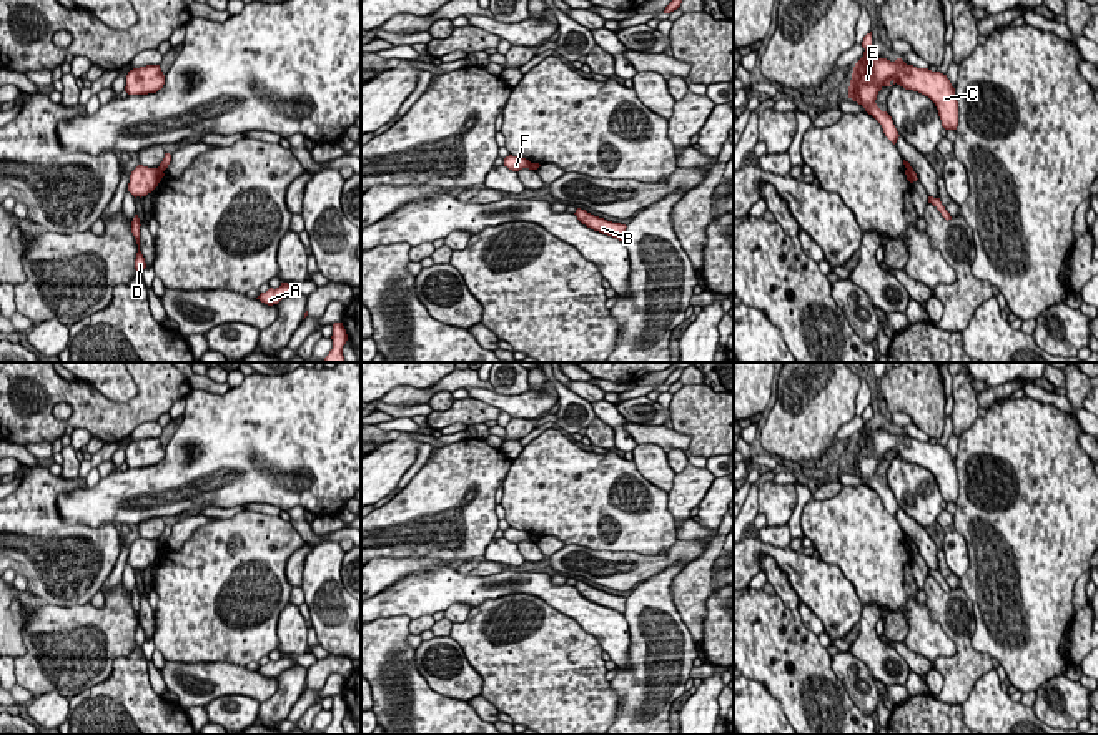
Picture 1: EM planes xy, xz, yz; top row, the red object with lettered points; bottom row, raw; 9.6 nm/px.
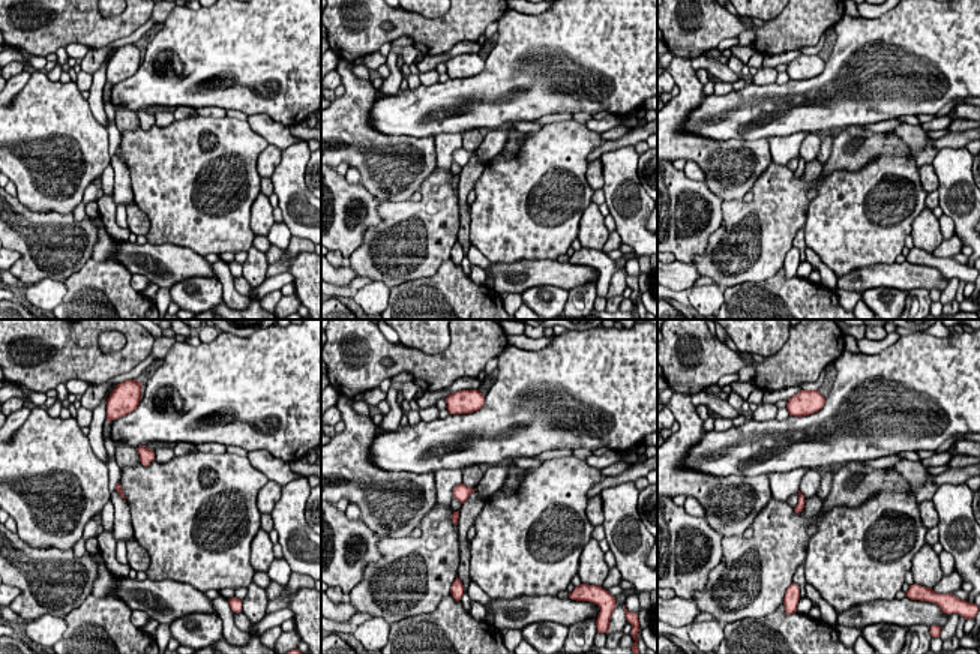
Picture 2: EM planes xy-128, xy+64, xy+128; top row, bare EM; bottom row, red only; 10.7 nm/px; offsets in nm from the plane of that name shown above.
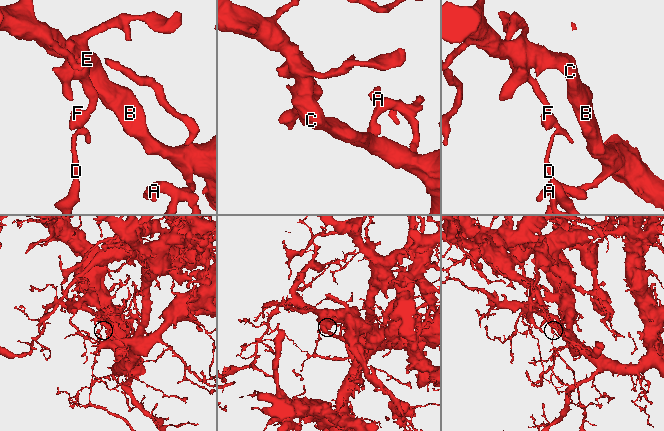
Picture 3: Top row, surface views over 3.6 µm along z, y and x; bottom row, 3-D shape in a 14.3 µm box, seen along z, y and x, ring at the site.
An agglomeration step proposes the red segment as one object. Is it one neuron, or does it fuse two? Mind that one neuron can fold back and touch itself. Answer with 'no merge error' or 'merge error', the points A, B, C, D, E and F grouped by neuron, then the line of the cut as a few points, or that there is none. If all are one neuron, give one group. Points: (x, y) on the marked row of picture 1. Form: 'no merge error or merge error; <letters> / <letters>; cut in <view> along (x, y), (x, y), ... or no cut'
merge error; A B C E / D F; cut in xz along (531, 163), (533, 168)

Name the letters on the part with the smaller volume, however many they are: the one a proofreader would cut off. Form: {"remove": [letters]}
{"remove": ["D", "F"]}

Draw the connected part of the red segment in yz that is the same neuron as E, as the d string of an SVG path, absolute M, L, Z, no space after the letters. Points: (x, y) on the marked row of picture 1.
M872 32L863 37L862 47L865 52L853 67L848 98L862 105L865 111L882 125L885 136L893 145L900 135L893 125L892 116L887 111L882 111L875 100L883 86L892 86L895 83L905 90L913 90L928 96L938 110L942 126L945 130L957 130L958 101L955 88L952 86L947 75L932 72L928 68L907 65L902 58L897 58L895 62L887 58L872 58L868 55L872 47Z

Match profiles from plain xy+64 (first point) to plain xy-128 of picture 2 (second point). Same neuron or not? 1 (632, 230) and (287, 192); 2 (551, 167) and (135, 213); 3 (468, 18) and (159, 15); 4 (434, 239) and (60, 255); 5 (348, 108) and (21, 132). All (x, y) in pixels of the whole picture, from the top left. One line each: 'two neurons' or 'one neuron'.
1: one neuron
2: two neurons
3: two neurons
4: one neuron
5: one neuron

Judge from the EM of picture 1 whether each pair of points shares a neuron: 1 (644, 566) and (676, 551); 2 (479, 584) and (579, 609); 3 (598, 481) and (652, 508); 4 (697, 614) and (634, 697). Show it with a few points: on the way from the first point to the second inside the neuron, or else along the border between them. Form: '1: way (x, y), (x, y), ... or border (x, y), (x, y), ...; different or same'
1: way (652, 566), (667, 557); same
2: way (504, 587), (541, 586), (554, 596); same
3: way (606, 496), (616, 506), (638, 506); same
4: border (672, 591), (676, 611), (697, 642); different

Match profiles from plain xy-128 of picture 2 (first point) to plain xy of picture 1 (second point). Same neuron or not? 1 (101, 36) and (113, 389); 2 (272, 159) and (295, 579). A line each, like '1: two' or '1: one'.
1: two
2: one

